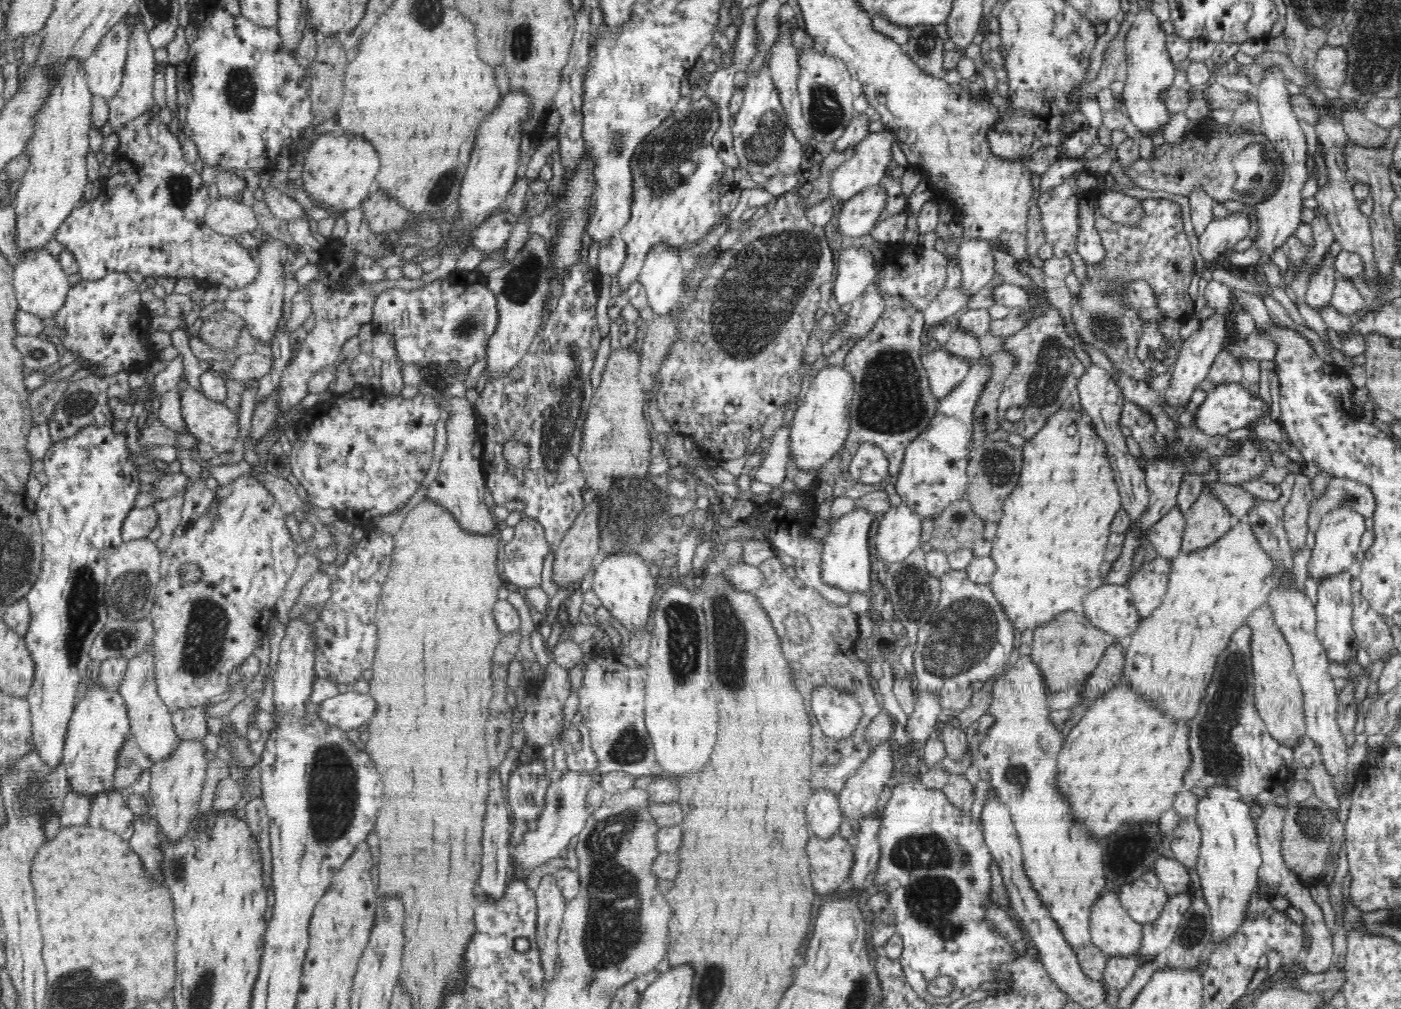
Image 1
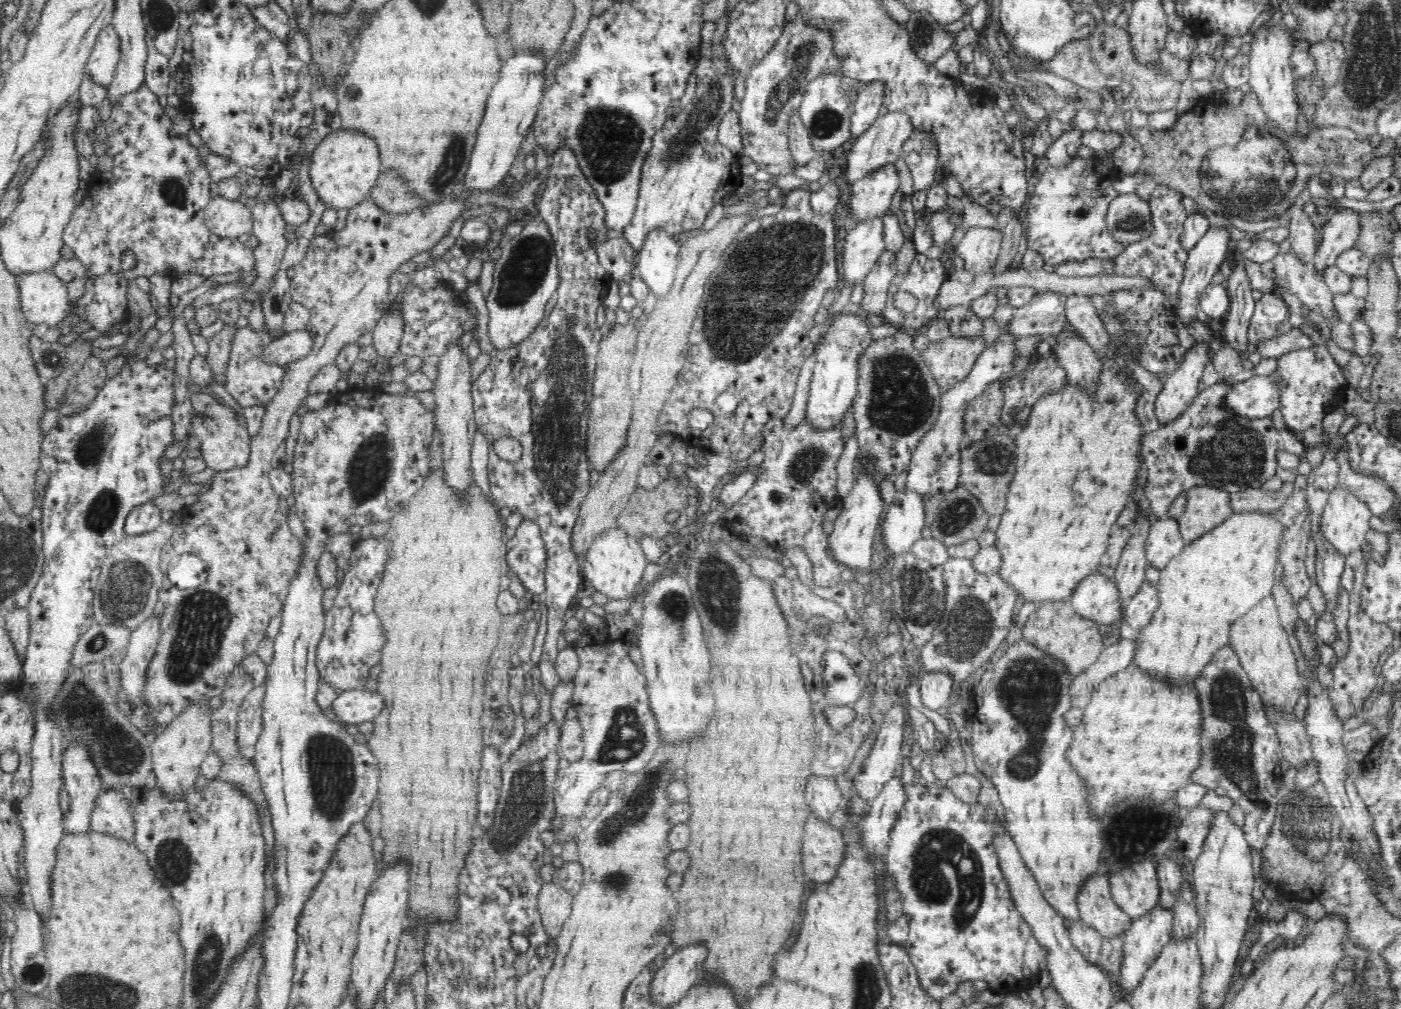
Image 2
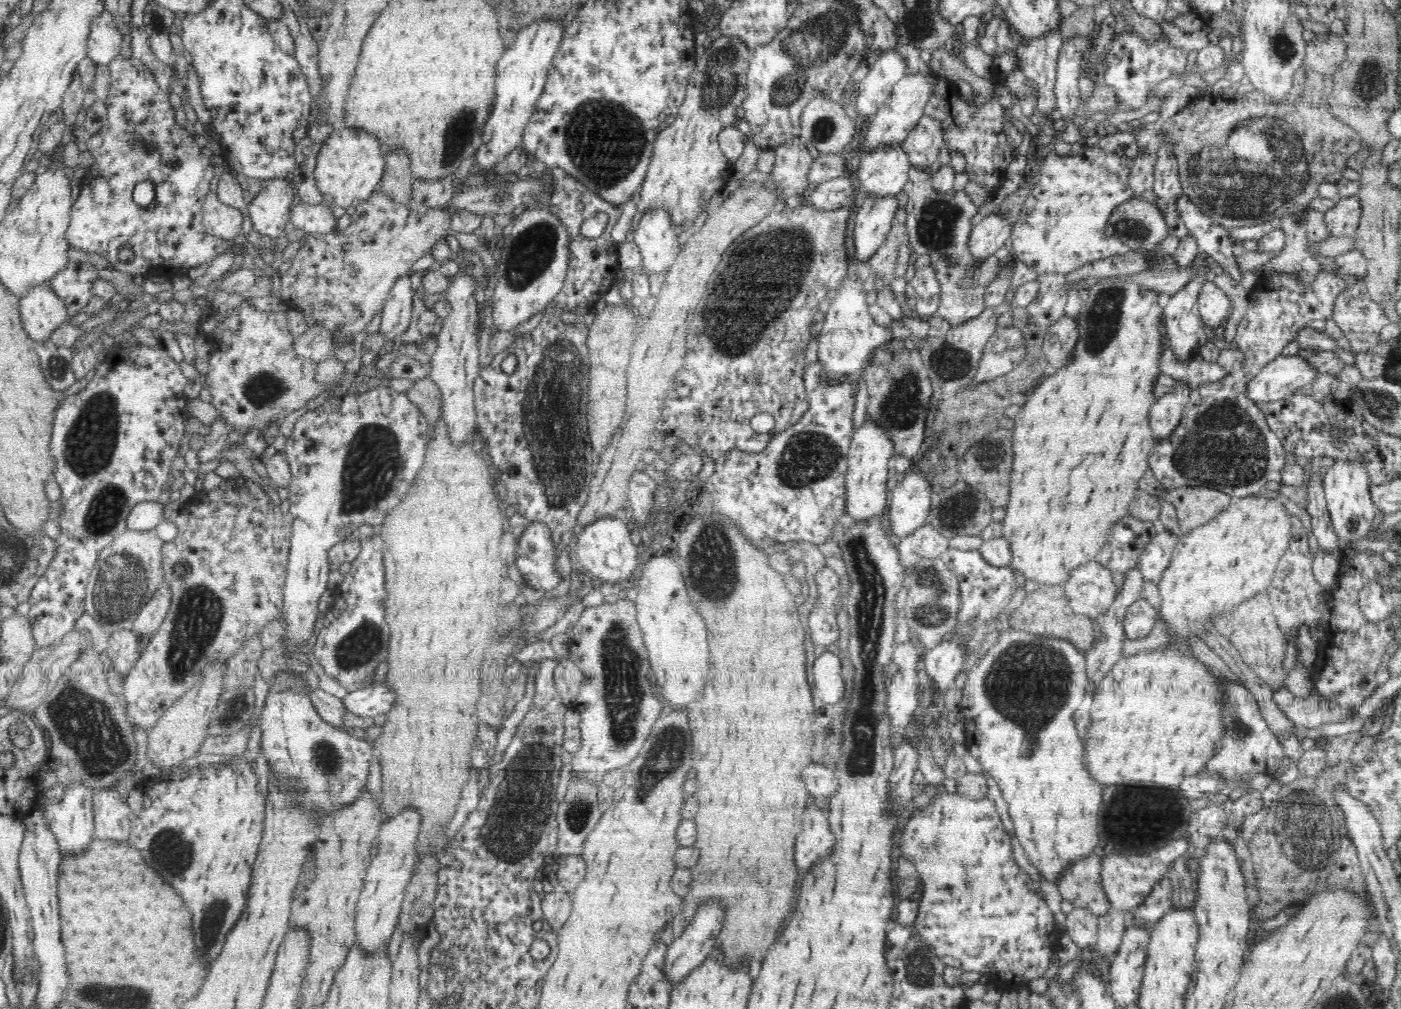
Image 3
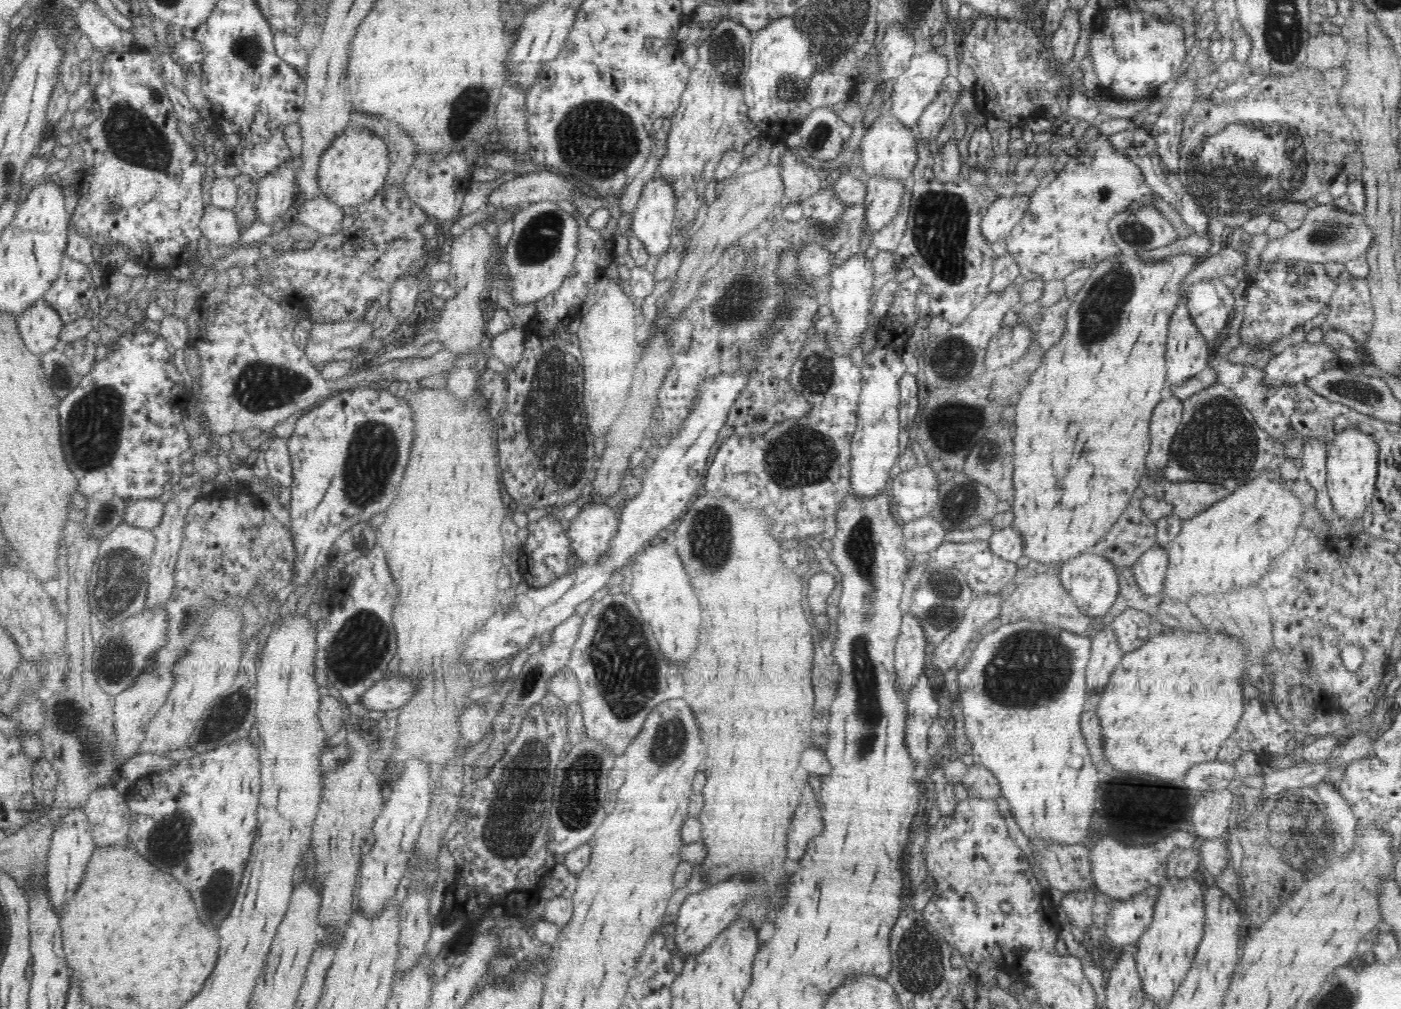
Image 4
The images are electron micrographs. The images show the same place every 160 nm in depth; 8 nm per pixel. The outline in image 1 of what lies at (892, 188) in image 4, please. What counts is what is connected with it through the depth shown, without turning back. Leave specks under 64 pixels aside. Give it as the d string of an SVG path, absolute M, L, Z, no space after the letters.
M849 247L840 251L838 270L832 292L832 305L839 308L853 303L868 284L877 276L875 260L870 250L863 247Z

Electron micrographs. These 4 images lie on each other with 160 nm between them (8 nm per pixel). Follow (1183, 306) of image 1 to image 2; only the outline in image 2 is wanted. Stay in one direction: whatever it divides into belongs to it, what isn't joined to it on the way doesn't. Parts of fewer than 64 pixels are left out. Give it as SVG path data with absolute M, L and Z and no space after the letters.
M1156 185L1151 193L1149 208L1152 216L1152 232L1150 236L1138 242L1124 245L1122 254L1114 258L1114 272L1119 275L1142 275L1152 281L1152 286L1162 291L1167 299L1176 306L1178 304L1178 291L1184 278L1187 252L1181 247L1180 239L1187 212L1181 204L1183 194L1166 185Z

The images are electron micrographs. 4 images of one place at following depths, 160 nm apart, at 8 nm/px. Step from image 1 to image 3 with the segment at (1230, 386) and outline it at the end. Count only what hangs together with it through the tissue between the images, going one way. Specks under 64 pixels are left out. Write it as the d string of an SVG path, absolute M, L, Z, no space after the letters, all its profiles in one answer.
M1278 356L1266 364L1248 384L1246 397L1256 403L1282 400L1309 386L1319 376L1318 370L1300 356Z

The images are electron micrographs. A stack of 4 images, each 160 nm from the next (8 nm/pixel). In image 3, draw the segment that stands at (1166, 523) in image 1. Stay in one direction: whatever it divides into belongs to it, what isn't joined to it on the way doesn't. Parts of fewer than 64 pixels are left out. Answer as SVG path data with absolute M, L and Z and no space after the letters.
M1165 530L1146 544L1137 565L1144 581L1152 582L1155 585L1160 583L1163 573L1170 565L1179 537Z

